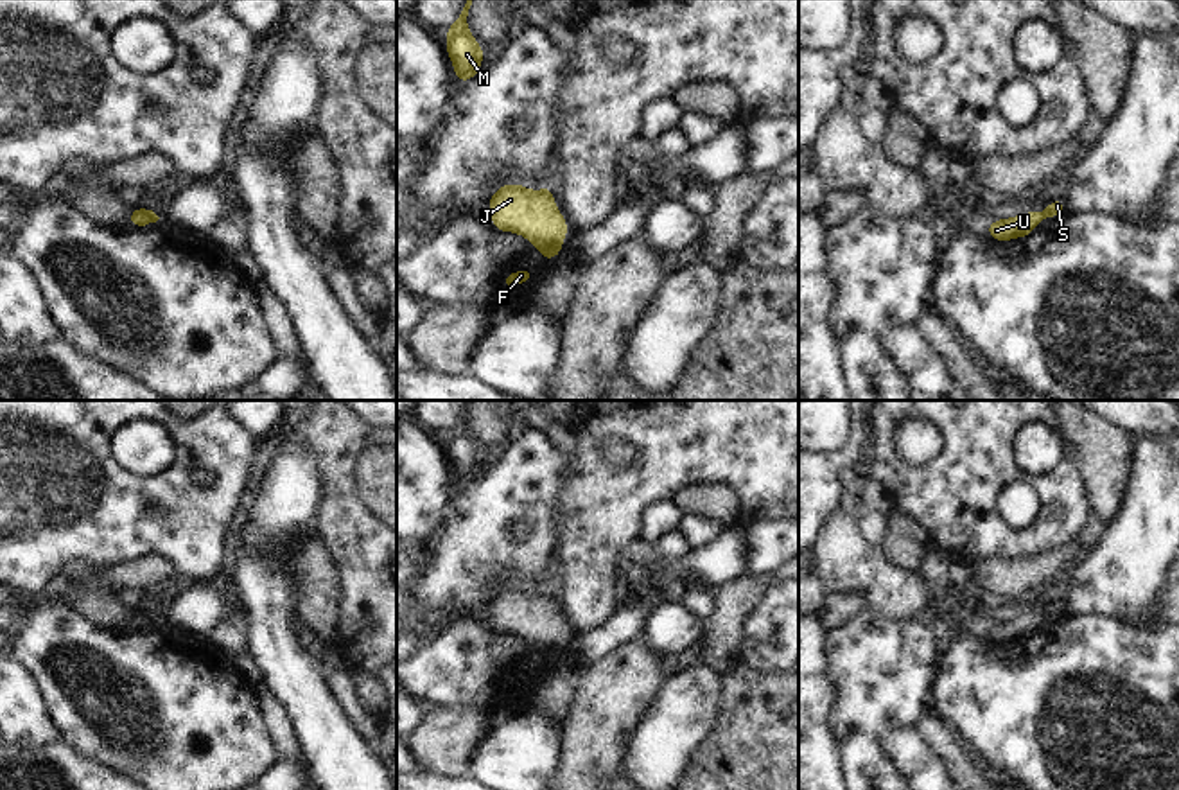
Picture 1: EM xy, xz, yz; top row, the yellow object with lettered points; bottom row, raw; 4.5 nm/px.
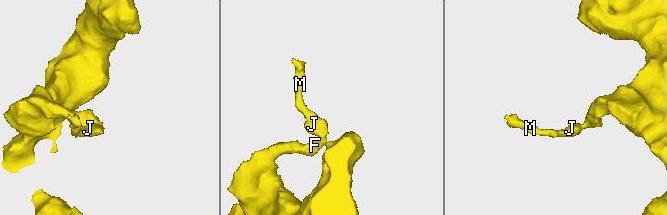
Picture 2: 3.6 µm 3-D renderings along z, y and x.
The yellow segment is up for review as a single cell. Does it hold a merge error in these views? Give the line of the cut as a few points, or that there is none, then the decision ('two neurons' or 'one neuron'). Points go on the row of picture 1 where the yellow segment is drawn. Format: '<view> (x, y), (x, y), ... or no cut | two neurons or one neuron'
xz (560, 241), (539, 246) | two neurons

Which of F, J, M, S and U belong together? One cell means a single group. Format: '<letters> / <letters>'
F S / J M U

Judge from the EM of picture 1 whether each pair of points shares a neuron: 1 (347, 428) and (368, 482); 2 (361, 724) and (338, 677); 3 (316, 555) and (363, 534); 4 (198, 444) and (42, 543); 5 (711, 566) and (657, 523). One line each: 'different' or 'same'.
1: different
2: same
3: different
4: same
5: different

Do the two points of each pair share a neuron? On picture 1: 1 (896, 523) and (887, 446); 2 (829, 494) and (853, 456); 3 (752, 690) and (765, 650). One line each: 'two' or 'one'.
1: two
2: one
3: two

